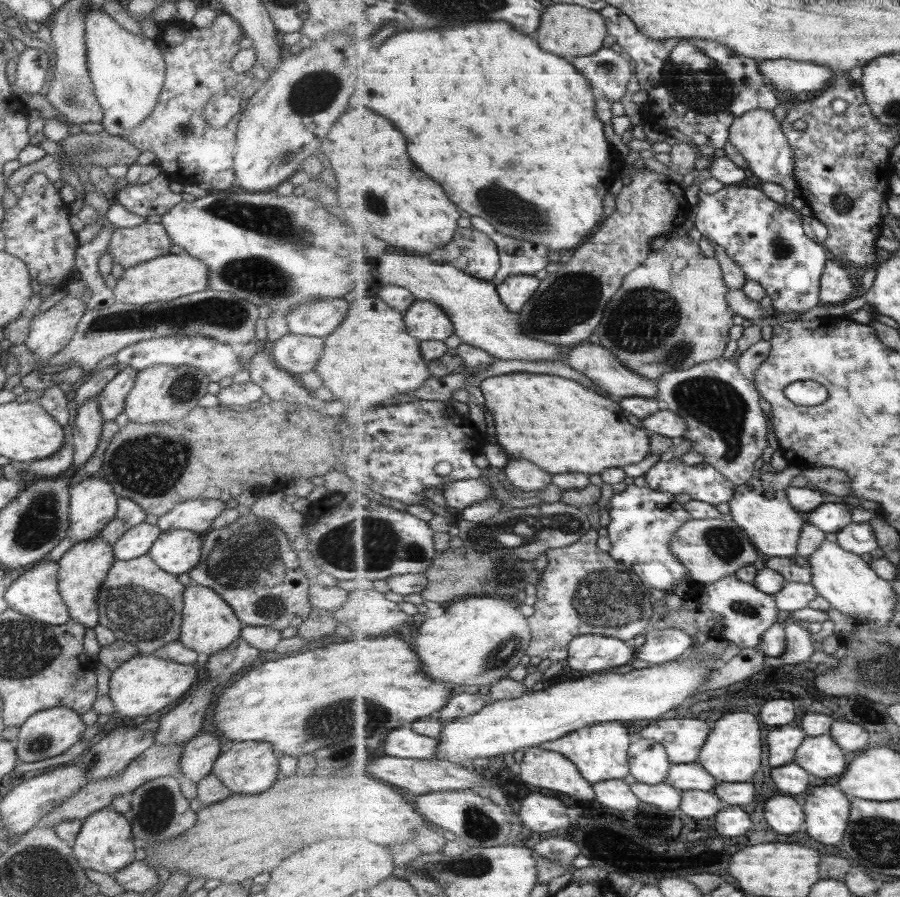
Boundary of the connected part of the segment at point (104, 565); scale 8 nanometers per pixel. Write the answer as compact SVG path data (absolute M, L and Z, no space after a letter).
M98 536L74 543L58 559L57 588L66 604L69 616L86 628L93 628L98 623L97 593L105 580L107 570L114 561L112 544Z

